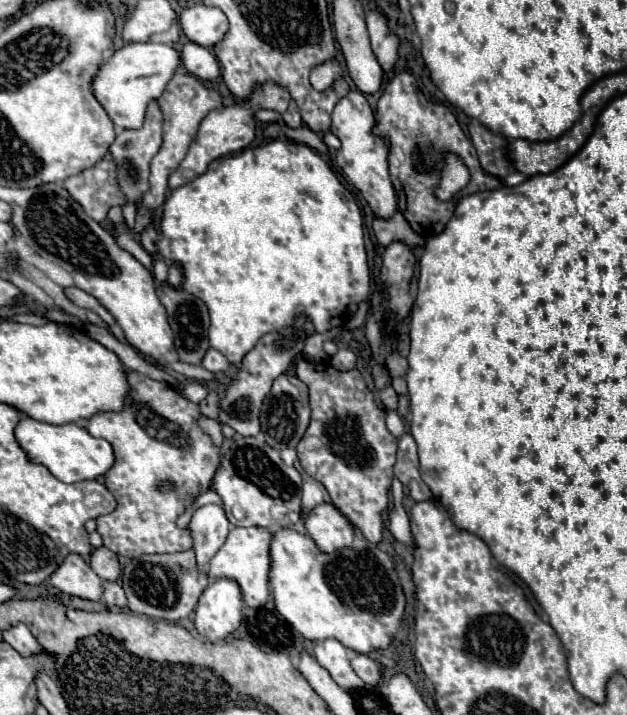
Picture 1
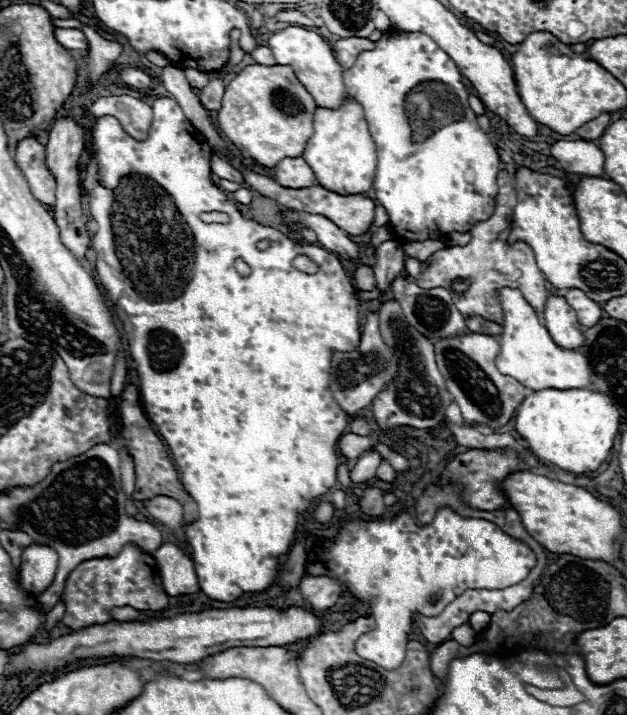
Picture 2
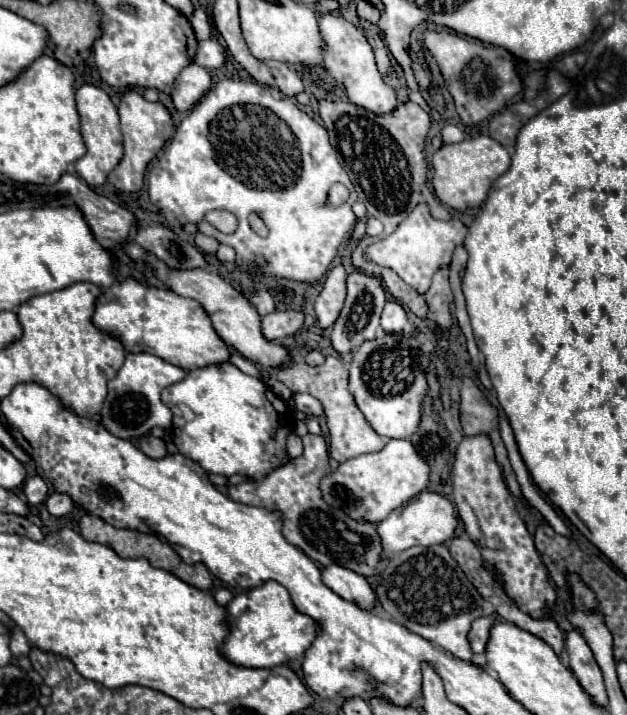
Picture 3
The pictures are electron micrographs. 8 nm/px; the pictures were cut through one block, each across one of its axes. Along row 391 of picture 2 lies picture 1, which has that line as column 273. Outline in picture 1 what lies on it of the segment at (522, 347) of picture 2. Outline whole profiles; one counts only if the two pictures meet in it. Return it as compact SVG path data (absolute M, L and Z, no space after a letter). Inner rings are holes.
M234 526L234 528L230 528L228 540L216 552L216 556L210 560L208 574L236 580L242 588L244 604L250 608L262 606L270 596L270 568L272 568L270 542L272 542L272 538L274 538L274 534L264 526L250 526L250 528Z

